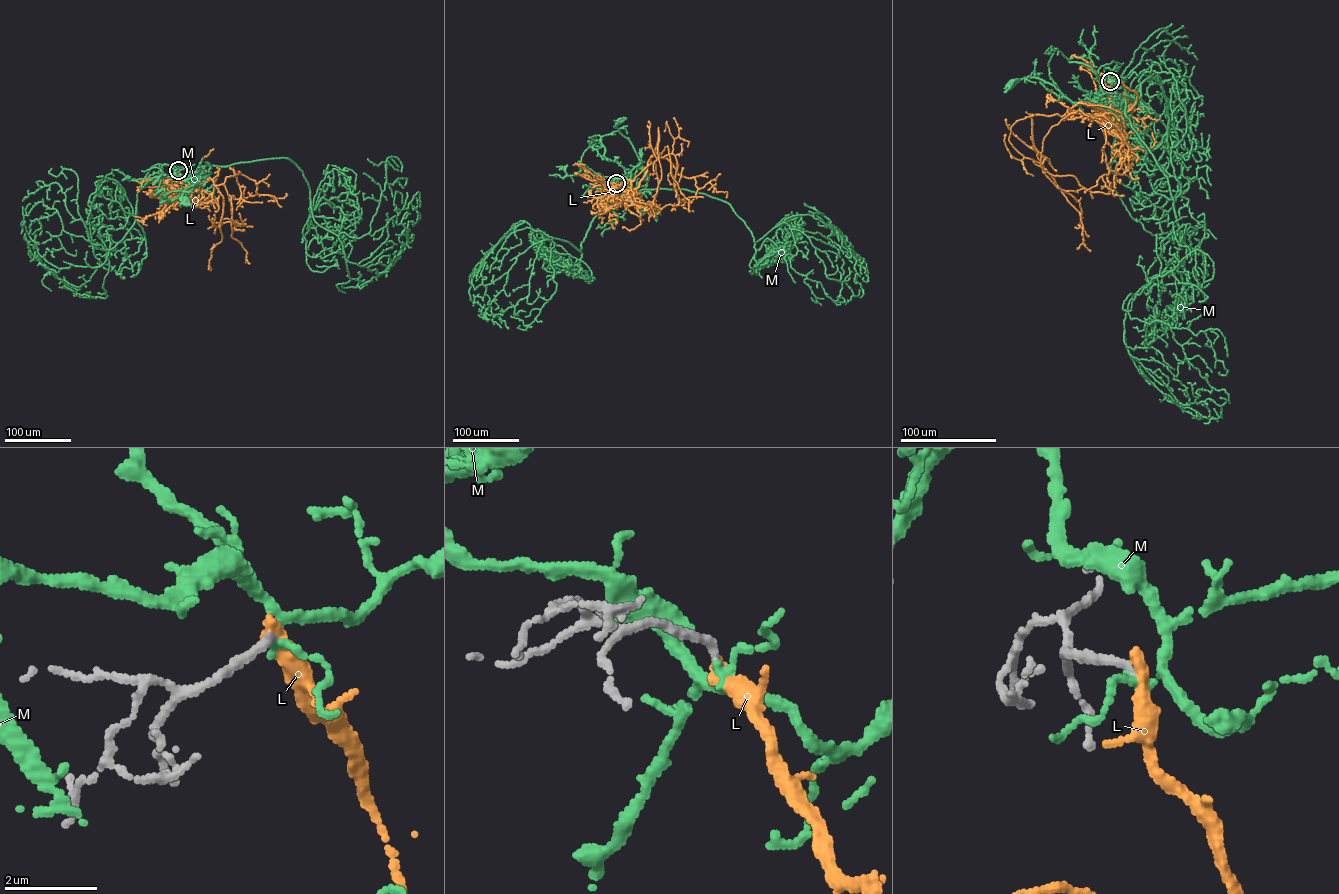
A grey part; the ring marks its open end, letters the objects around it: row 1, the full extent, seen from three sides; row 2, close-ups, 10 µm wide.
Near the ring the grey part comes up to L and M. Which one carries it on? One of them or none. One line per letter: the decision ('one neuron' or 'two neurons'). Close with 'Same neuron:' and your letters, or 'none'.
L: two neurons
M: two neurons
Same neuron: none

